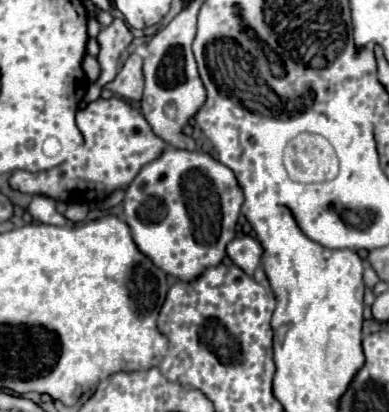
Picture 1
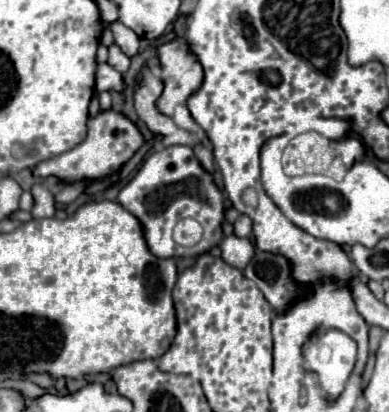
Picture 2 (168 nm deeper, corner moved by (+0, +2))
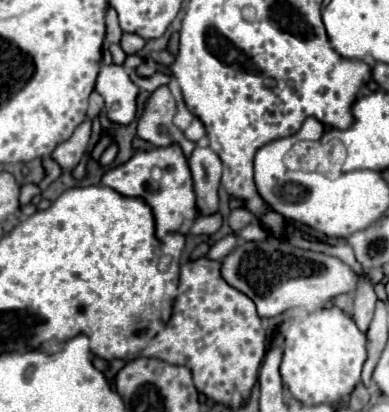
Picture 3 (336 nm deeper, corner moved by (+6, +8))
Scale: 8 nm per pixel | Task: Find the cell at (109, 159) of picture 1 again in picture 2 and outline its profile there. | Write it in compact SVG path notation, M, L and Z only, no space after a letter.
M106 110L106 112L100 112L96 118L90 118L88 136L84 142L80 142L76 148L60 154L56 158L50 158L50 160L38 164L34 168L34 174L40 178L58 176L64 182L100 180L100 178L116 172L122 164L126 164L142 146L144 146L144 138L142 138L140 130L136 128L136 124L132 124L126 116L122 116L114 110Z

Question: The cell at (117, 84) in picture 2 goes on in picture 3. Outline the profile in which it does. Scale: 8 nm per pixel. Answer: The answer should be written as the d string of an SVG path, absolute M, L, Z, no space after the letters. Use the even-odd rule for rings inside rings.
M110 64L102 66L98 78L96 78L96 92L106 102L106 112L112 122L128 124L132 122L136 114L136 94L138 86L130 80L130 76L124 72L122 66ZM118 104L118 108L112 108Z

